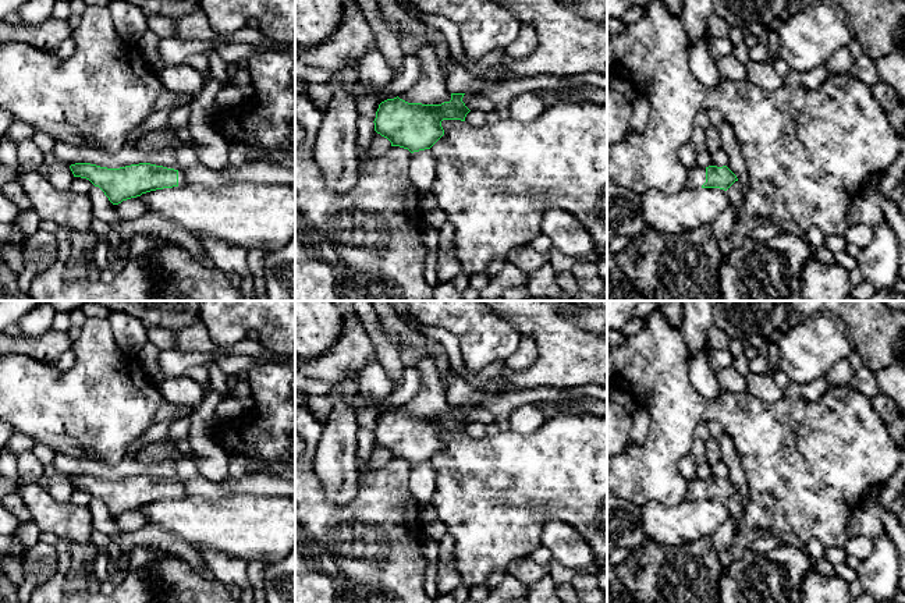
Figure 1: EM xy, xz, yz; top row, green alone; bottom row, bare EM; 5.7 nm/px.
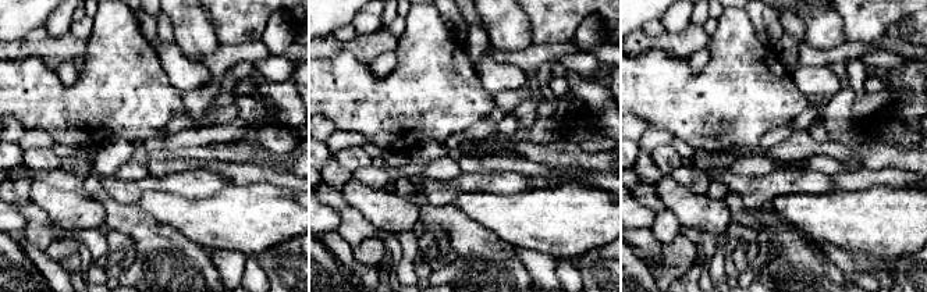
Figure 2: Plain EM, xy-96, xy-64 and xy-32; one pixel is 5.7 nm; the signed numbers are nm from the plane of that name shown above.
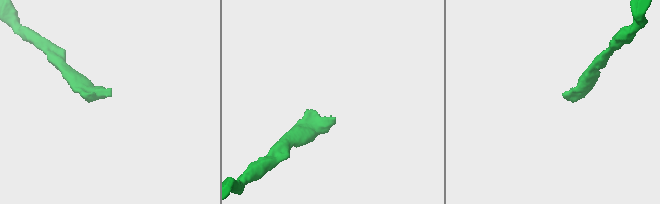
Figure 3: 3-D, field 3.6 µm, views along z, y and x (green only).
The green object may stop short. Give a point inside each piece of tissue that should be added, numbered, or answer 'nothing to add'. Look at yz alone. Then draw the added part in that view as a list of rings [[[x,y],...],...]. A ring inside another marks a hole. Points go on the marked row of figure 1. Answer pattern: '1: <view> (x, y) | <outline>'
1: yz (695, 176) | [[[692,166],[691,169],[688,169],[685,188],[700,189],[705,182],[706,182],[705,167]]]

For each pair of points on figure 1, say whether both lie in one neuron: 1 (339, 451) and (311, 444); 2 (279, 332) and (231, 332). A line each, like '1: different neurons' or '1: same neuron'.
1: different neurons
2: same neuron

